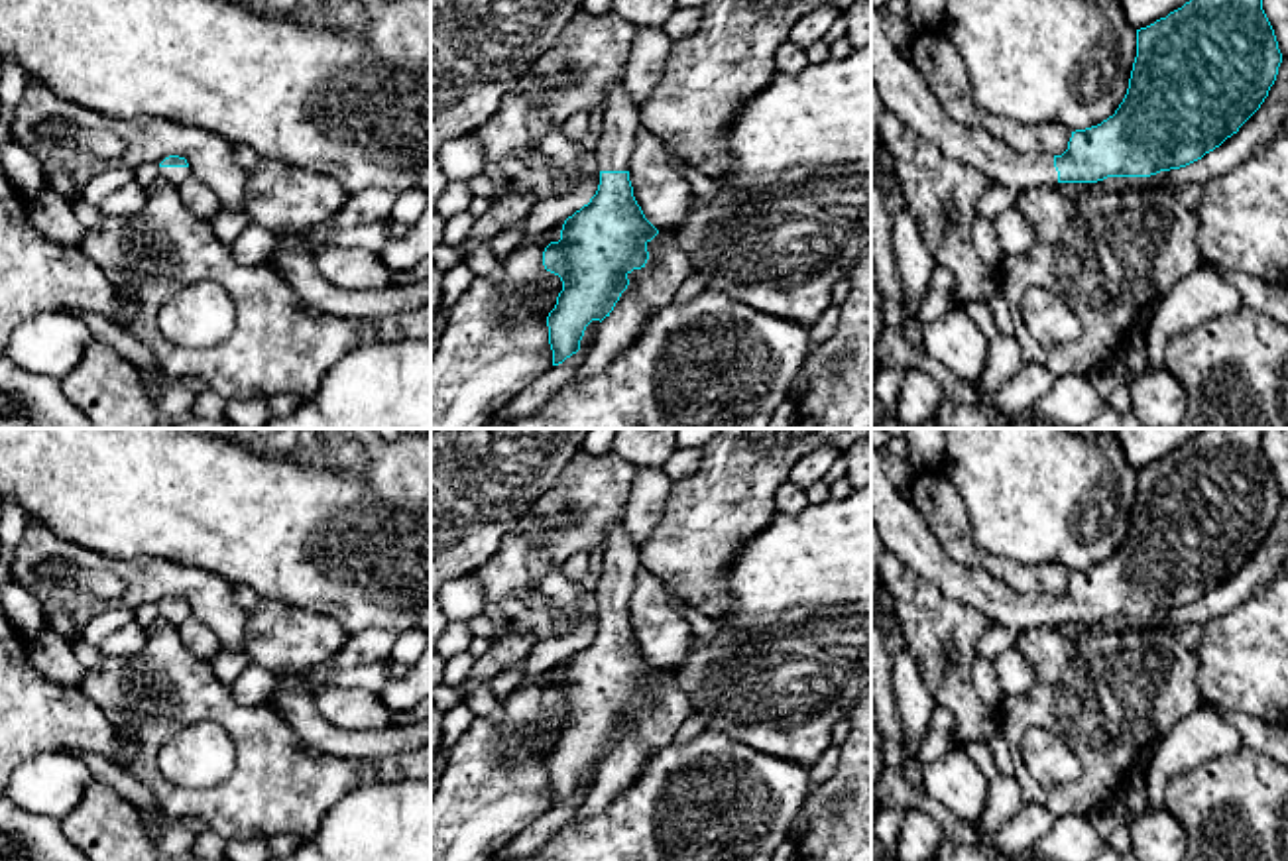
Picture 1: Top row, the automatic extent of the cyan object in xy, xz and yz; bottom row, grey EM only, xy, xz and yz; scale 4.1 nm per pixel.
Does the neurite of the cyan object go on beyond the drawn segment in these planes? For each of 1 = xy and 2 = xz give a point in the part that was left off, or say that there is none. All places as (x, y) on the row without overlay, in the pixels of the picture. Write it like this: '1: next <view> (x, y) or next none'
1: next xy (175, 616)
2: next xz (622, 561)

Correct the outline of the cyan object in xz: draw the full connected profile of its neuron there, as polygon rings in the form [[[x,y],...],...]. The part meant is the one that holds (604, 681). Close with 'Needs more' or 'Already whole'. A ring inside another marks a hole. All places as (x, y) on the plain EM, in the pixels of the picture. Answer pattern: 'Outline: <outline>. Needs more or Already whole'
Outline: [[[623,519],[604,533],[604,562],[596,590],[600,625],[596,635],[568,657],[560,680],[543,692],[543,706],[562,721],[547,757],[553,806],[580,790],[592,761],[604,761],[627,729],[627,716],[645,708],[647,684],[659,670],[645,659],[633,637],[629,598],[641,566]]]. Needs more

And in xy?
Outline: [[[179,596],[165,598],[159,603],[159,607],[161,607],[161,617],[171,625],[179,625],[191,615],[187,600]]]. Needs more

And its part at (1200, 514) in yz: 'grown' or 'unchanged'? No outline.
grown

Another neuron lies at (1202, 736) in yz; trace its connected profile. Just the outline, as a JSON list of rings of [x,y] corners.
[[[1201,704],[1158,741],[1154,757],[1144,765],[1152,812],[1166,808],[1166,786],[1172,776],[1243,747],[1229,718],[1221,718],[1213,708]]]

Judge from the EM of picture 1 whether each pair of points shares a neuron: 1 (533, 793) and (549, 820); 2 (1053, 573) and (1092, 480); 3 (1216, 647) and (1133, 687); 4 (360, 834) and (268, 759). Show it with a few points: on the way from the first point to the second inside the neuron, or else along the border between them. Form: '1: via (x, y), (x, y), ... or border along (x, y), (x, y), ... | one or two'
1: border along (551, 804), (510, 840) | two
2: border along (1011, 559), (1023, 563), (1060, 563), (1070, 573) | two
3: border along (1196, 651), (1196, 687), (1202, 700) | two
4: border along (370, 783), (349, 791), (321, 826), (301, 840) | two

